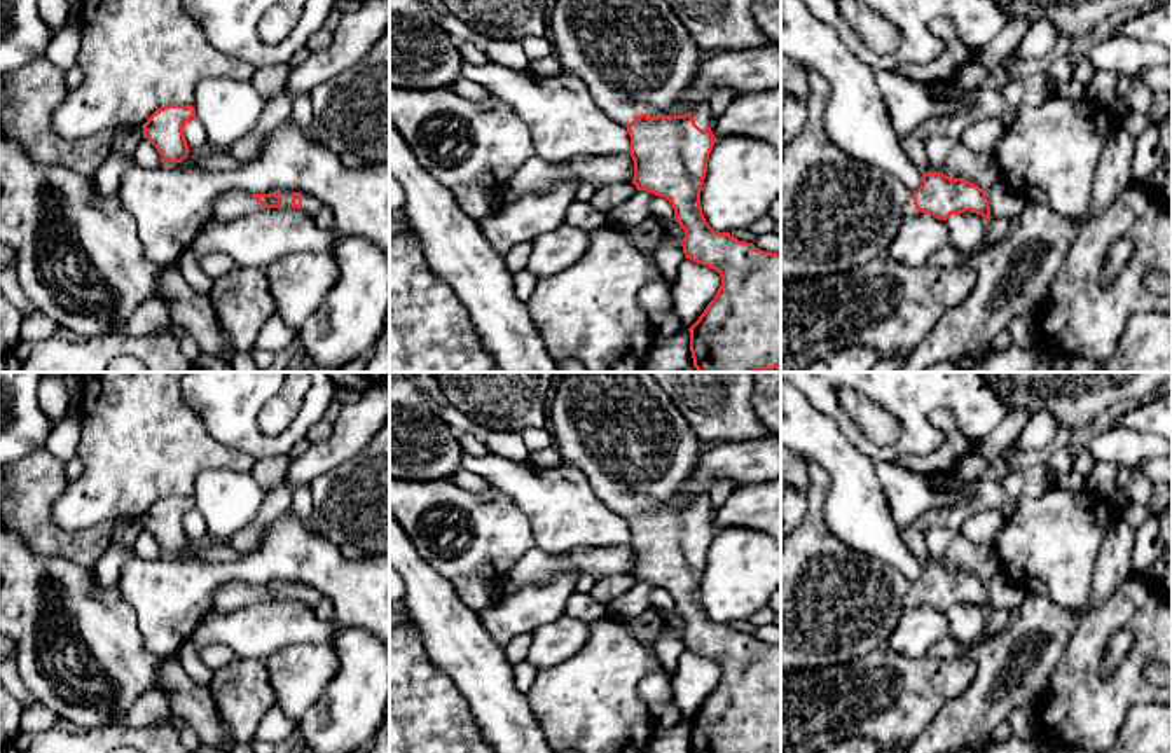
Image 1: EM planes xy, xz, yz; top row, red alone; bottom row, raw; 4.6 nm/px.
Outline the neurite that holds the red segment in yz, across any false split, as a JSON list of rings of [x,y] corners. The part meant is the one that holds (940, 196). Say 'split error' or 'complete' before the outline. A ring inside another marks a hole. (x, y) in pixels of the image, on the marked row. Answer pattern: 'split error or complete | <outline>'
split error | [[[809,68],[807,87],[807,121],[781,152],[781,280],[812,280],[887,257],[889,245],[913,210],[940,220],[964,211],[982,215],[987,222],[992,218],[985,190],[966,178],[927,171],[922,185],[910,192],[893,175],[838,150],[823,126],[830,82]]]

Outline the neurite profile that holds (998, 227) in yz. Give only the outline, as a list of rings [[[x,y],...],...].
[[[992,217],[987,222],[987,232],[982,238],[982,243],[978,246],[978,253],[985,252],[987,248],[997,245],[1013,227],[1013,224],[1003,217]]]

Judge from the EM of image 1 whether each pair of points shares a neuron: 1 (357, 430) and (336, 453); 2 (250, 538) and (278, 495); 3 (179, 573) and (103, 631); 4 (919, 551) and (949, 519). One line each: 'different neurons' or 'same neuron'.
1: same neuron
2: same neuron
3: different neurons
4: different neurons

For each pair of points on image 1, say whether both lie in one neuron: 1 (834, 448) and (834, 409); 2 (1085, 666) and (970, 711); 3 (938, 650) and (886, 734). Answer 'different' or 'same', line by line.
1: different
2: different
3: different

